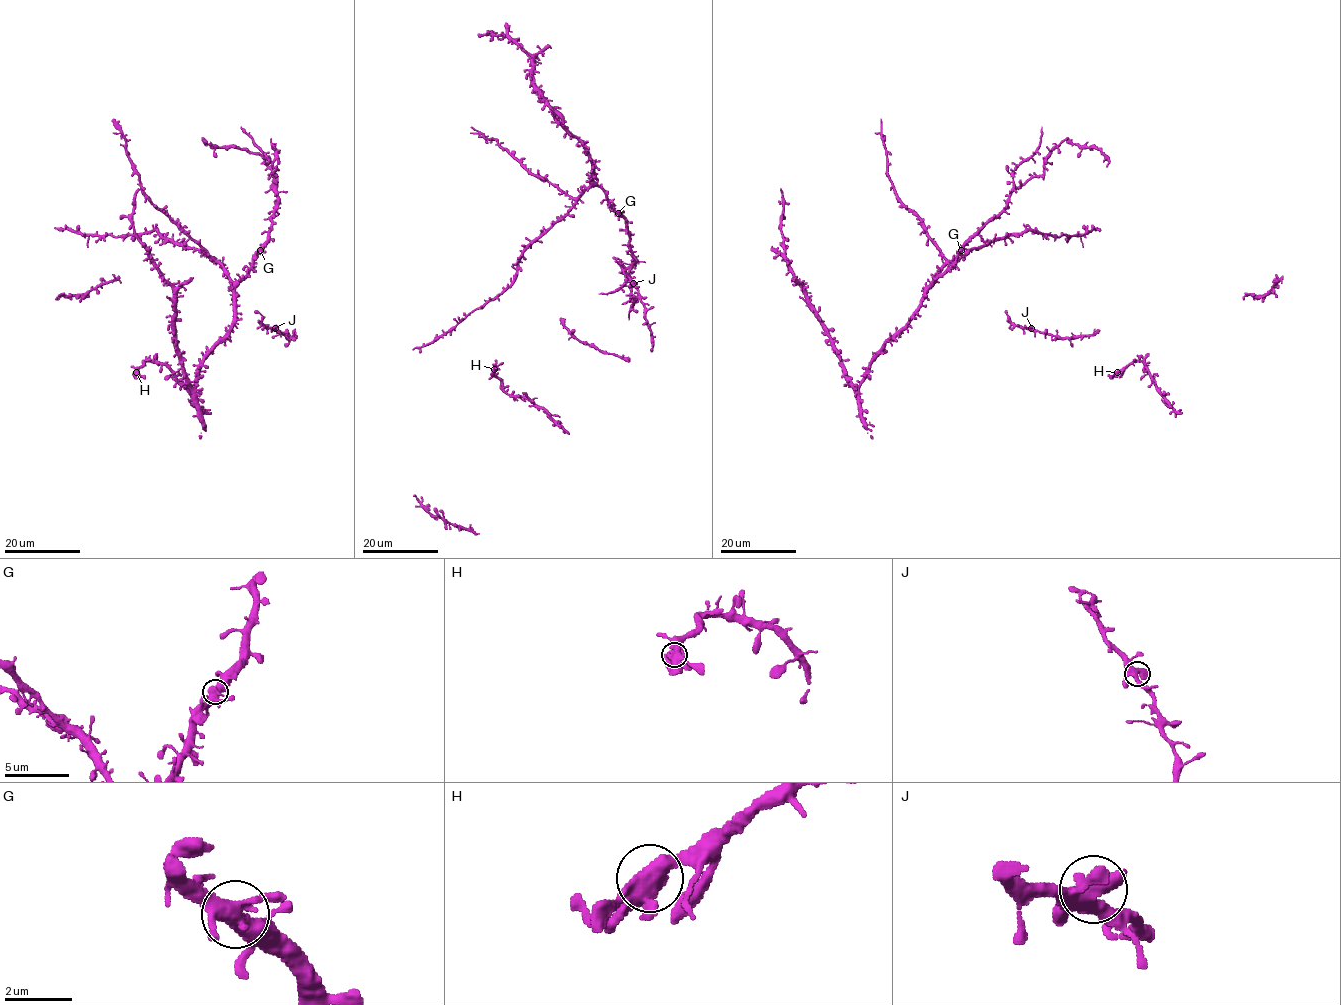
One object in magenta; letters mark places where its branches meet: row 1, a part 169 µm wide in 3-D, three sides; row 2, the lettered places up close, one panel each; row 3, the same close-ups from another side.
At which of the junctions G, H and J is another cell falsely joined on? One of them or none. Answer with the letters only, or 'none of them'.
G

